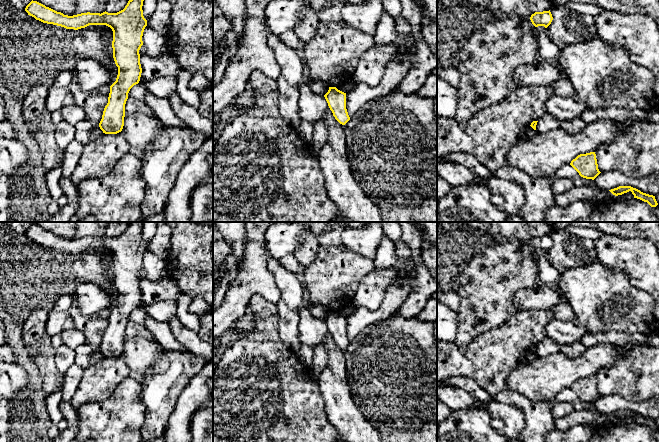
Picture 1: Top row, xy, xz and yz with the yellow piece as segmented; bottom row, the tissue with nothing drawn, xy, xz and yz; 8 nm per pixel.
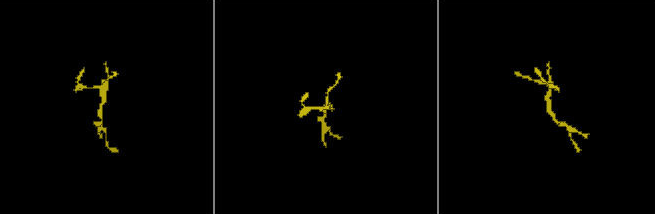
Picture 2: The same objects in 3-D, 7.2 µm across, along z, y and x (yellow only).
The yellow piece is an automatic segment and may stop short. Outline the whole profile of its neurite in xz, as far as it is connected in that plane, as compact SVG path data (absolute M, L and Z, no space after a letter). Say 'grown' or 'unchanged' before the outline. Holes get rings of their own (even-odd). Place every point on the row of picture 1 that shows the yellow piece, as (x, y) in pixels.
unchanged; M329 87L324 97L335 119L340 124L345 125L350 120L346 109L346 93L338 90L336 87Z

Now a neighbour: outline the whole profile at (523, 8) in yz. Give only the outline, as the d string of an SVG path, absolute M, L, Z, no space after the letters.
M468 0L493 13L530 18L535 12L549 11L554 0Z

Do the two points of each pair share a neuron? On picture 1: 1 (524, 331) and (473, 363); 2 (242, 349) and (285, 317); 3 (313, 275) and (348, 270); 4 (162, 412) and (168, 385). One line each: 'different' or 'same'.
1: same
2: different
3: same
4: same

